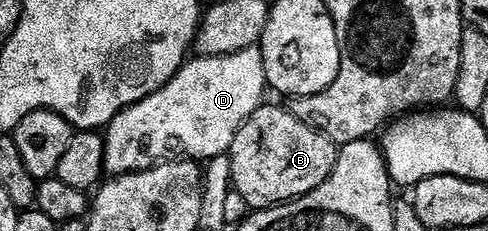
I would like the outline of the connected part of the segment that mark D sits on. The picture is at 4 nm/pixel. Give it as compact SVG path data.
M258 46L250 47L244 51L238 51L232 55L205 55L192 58L190 61L184 63L183 68L181 68L166 85L161 89L157 89L157 93L153 93L149 97L137 101L132 107L126 107L126 109L105 128L105 138L103 140L105 159L103 166L106 174L114 177L116 175L132 175L135 171L150 171L155 164L170 160L172 157L182 157L187 161L210 161L216 159L219 155L227 155L231 150L233 141L237 137L237 133L241 129L243 122L249 118L258 107L264 106L265 99L263 99L263 94L268 94L268 91L267 78L265 77L265 61L263 60L262 50L260 50Z

